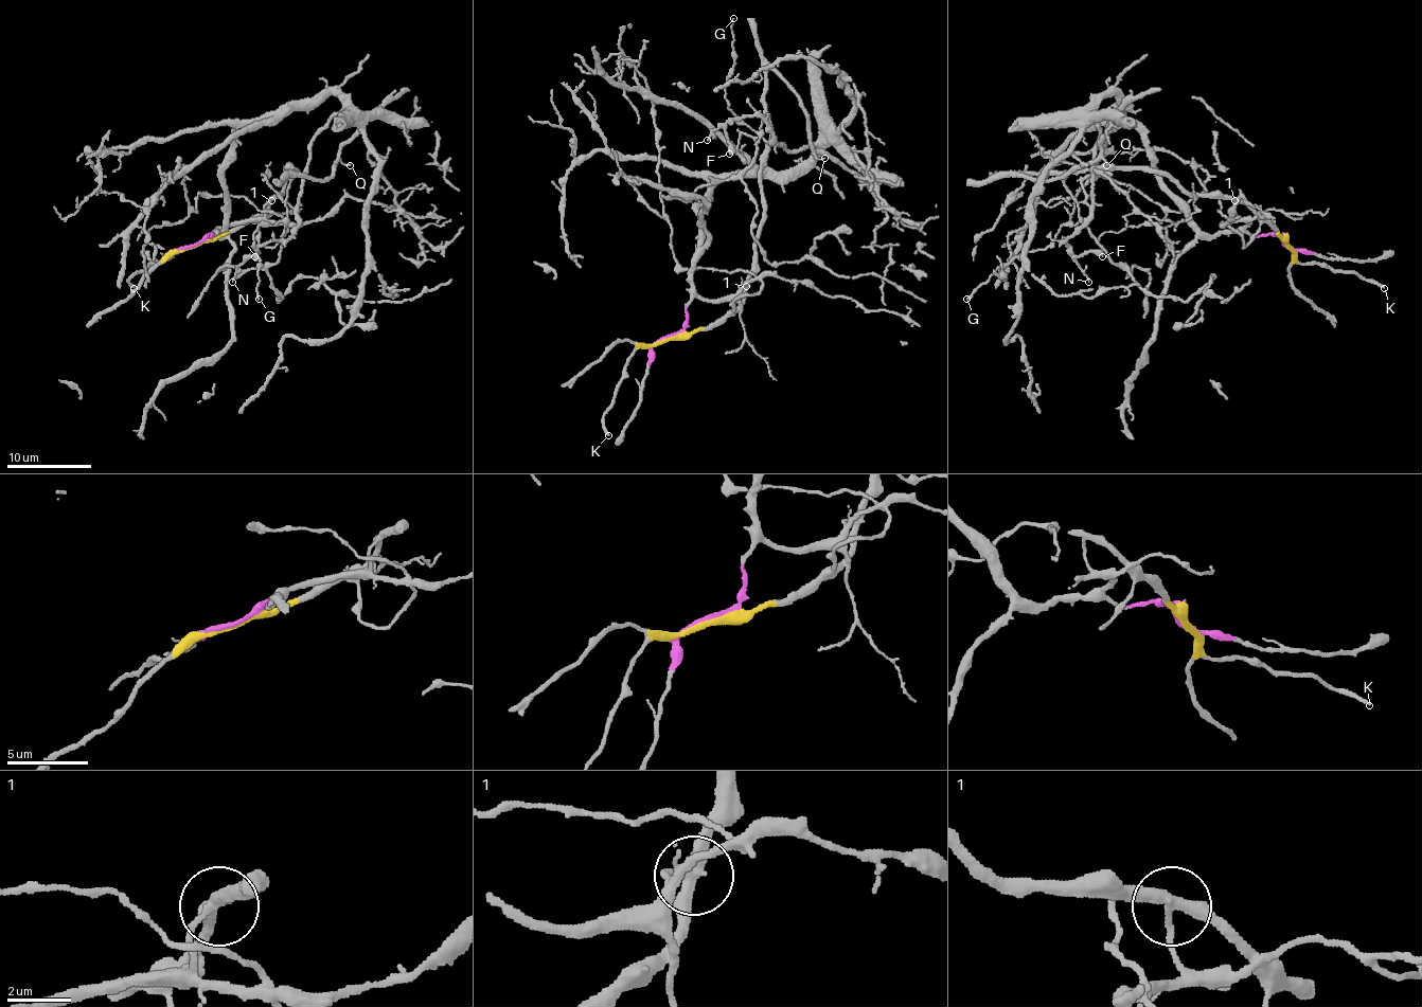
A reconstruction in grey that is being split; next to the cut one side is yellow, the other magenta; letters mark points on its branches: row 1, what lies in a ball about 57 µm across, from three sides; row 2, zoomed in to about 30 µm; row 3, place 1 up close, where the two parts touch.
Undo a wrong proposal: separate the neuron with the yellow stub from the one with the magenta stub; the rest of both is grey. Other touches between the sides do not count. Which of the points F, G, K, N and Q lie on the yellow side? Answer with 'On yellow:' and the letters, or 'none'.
On yellow: G, K, Q

